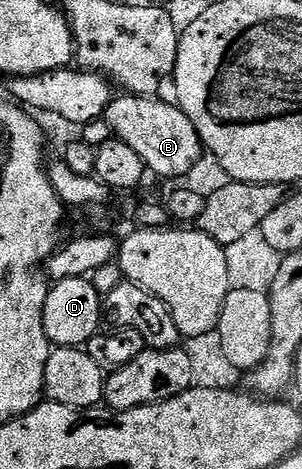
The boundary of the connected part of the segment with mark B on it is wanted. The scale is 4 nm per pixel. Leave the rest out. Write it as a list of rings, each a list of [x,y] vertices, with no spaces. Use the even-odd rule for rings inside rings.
[[[125,93],[120,97],[113,101],[103,117],[110,124],[113,135],[130,144],[130,148],[142,156],[145,167],[151,173],[153,170],[164,178],[183,179],[198,164],[202,155],[200,136],[191,120],[179,105],[171,101],[159,102],[161,99],[156,96]]]

